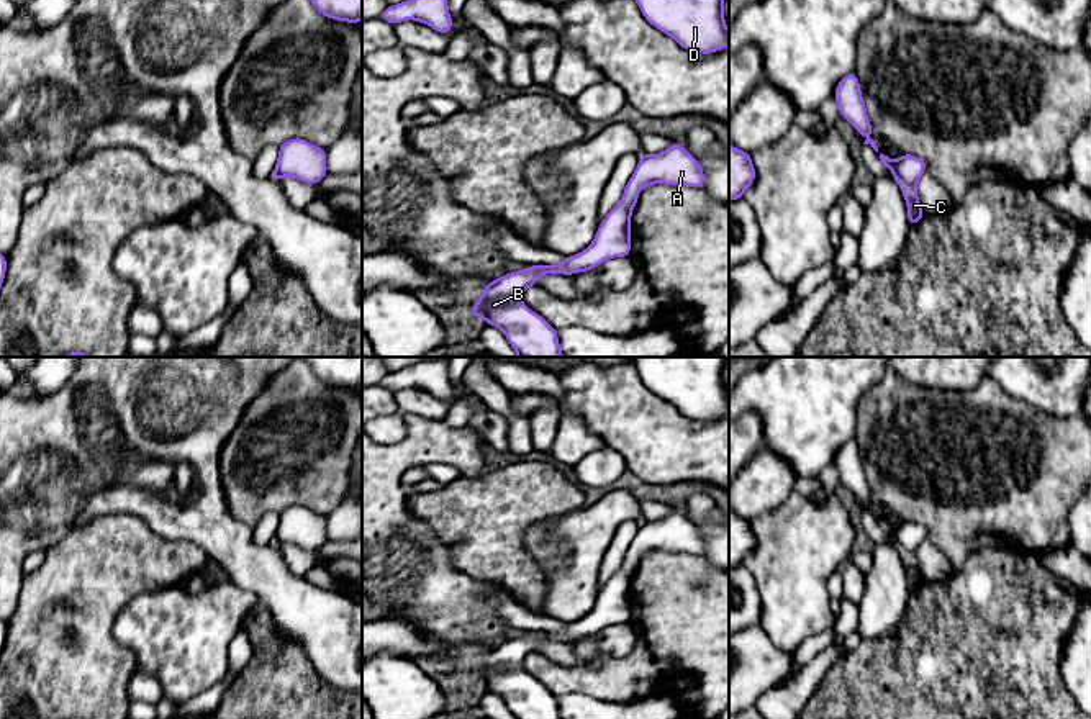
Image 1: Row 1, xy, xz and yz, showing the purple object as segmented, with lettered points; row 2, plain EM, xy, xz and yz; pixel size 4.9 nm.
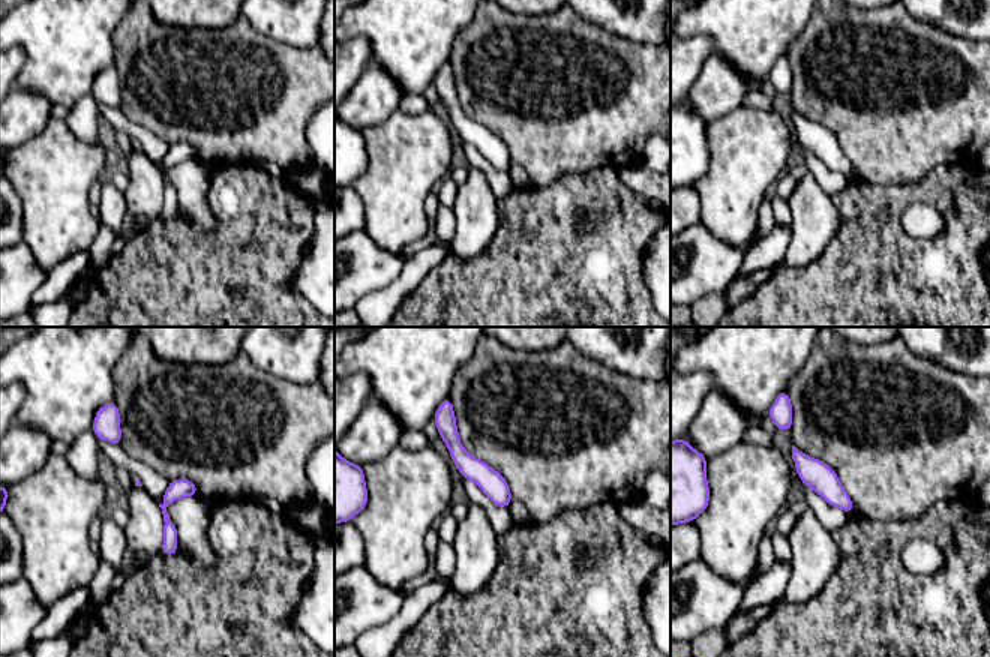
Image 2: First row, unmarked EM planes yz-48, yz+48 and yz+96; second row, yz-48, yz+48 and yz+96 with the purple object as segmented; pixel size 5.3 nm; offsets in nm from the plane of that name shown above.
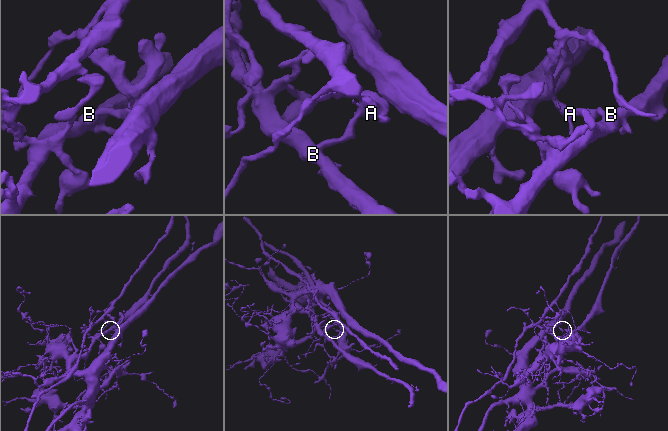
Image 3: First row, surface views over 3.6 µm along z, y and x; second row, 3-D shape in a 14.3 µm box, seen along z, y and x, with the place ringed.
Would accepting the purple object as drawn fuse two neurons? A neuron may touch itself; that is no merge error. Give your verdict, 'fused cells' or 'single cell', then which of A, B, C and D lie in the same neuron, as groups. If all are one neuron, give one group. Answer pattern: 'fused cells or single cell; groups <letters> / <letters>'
fused cells; groups A B D / C

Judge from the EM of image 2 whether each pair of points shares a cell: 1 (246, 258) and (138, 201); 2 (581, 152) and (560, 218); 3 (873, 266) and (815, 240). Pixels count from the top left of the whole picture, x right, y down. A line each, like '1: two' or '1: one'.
1: two
2: two
3: two

